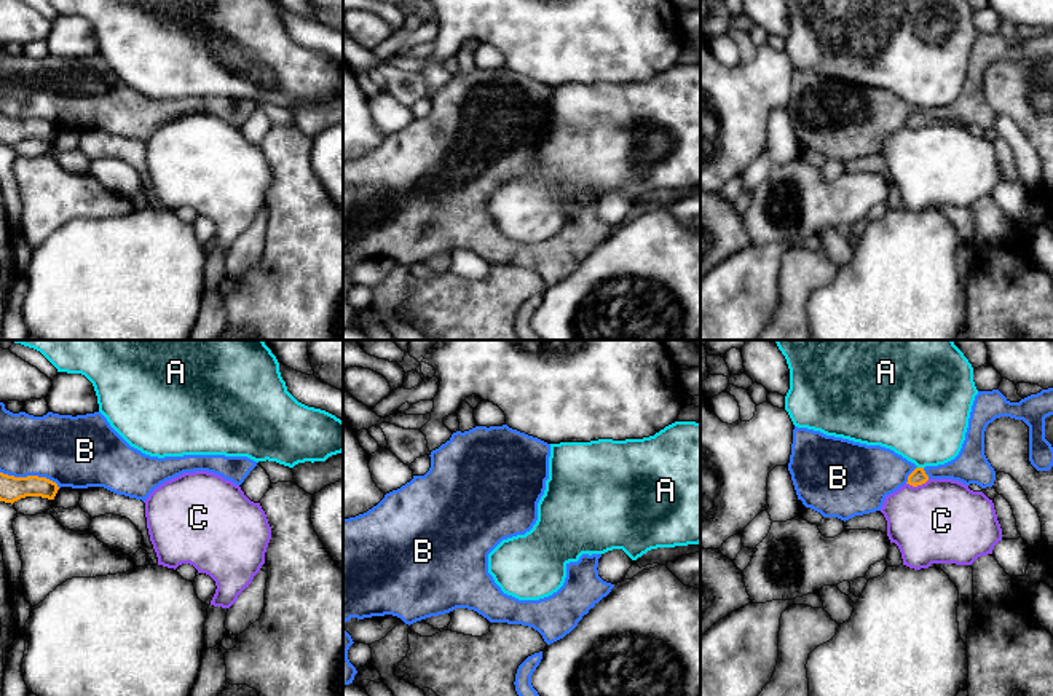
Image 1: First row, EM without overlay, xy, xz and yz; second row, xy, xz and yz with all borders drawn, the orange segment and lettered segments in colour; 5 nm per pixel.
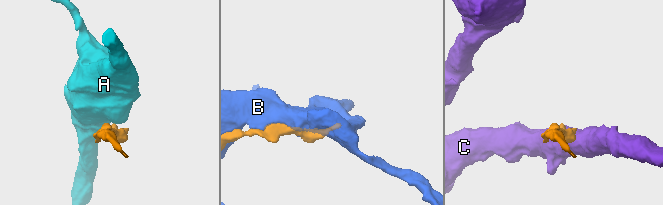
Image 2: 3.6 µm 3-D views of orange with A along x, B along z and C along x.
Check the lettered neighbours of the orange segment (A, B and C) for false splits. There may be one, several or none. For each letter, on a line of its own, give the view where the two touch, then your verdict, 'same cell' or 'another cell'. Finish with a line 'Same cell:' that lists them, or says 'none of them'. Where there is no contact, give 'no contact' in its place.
A: contact in yz; another cell
B: contact in xy; another cell
C: contact in yz; another cell
Same cell: none of them

